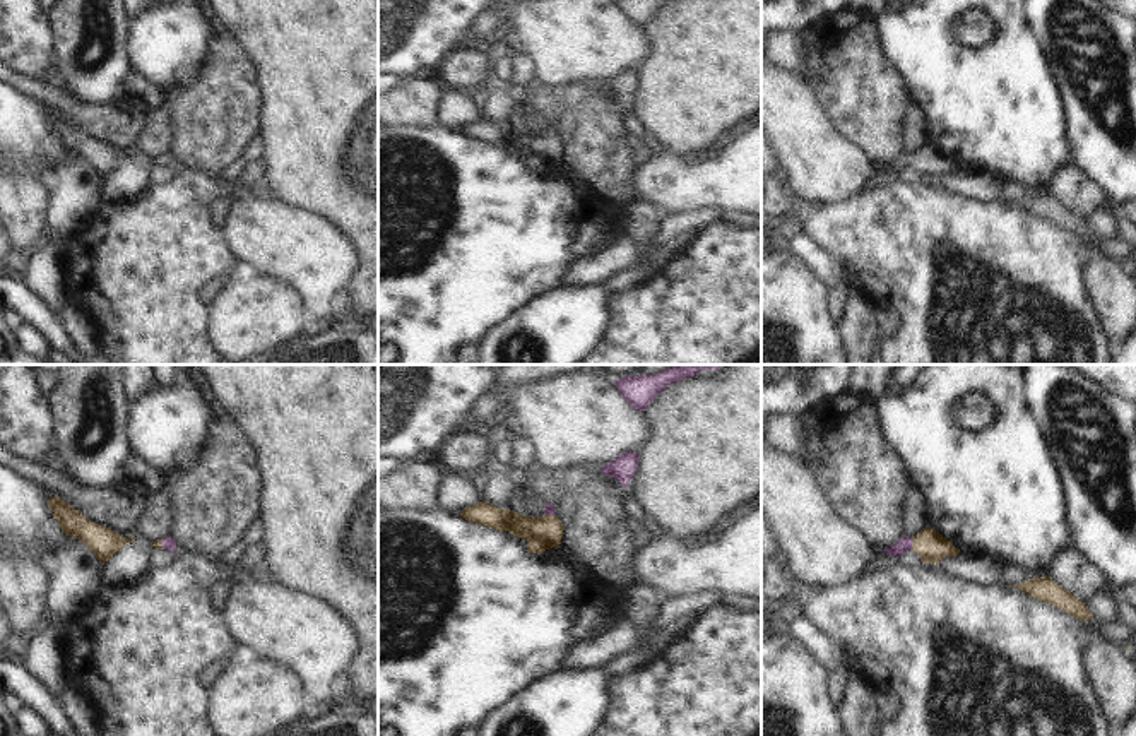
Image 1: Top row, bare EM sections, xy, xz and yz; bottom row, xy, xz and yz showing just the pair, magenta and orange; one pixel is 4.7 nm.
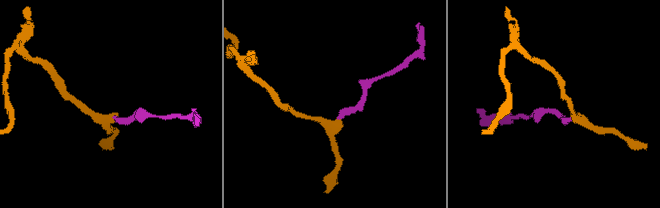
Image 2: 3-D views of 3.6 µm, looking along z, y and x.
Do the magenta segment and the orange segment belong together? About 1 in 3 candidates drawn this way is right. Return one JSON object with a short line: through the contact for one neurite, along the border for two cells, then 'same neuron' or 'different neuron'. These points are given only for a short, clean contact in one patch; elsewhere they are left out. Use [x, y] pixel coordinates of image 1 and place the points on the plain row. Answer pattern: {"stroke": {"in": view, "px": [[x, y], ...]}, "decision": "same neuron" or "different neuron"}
{"stroke": {"in": "yz", "px": [[904, 160], [912, 158], [931, 163]]}, "decision": "same neuron"}

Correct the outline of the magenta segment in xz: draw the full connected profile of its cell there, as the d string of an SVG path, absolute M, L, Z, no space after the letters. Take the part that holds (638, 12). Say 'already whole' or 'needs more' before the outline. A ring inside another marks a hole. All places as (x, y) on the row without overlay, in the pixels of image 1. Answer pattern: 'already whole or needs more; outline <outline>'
already whole; outline M614 0L623 15L635 26L645 24L671 0Z

